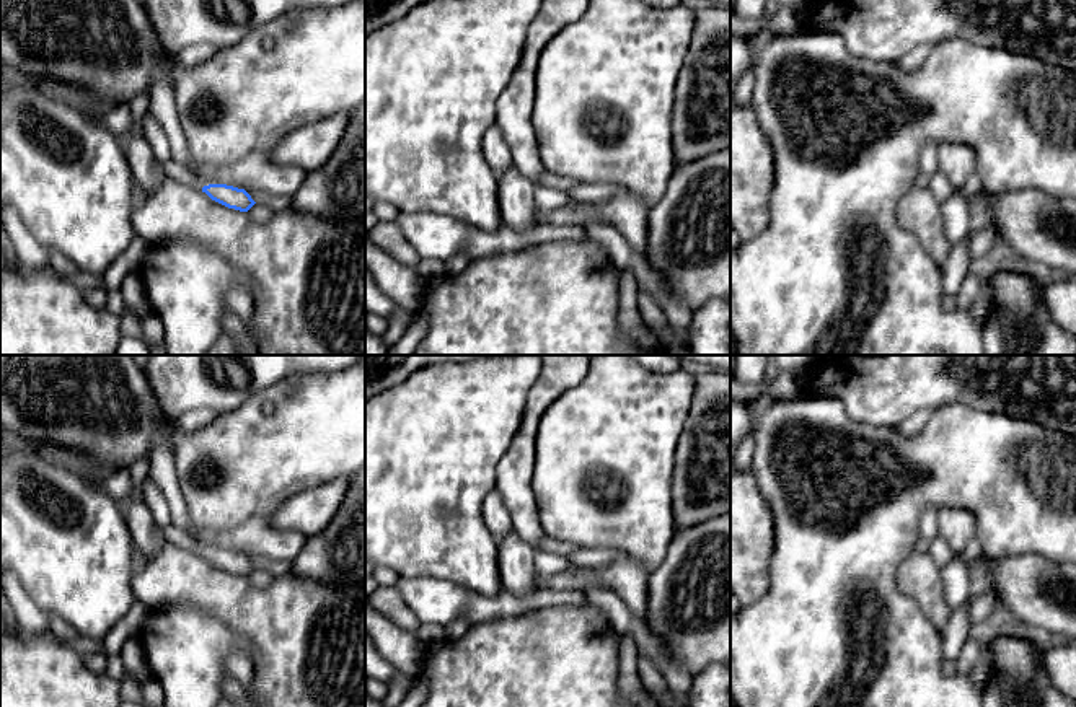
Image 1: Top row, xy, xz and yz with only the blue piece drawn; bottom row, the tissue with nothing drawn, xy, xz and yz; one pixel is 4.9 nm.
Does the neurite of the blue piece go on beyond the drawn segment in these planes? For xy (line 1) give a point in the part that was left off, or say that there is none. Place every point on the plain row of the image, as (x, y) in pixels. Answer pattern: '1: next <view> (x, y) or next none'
1: next xy (173, 535)

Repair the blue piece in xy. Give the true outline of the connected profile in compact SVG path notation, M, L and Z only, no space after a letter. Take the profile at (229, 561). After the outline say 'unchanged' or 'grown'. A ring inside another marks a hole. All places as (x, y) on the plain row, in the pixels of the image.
M173 523L161 526L166 542L181 549L192 551L205 557L212 565L240 577L248 577L256 567L245 554L227 549L214 549L207 544L197 544L191 534L181 531Z | grown

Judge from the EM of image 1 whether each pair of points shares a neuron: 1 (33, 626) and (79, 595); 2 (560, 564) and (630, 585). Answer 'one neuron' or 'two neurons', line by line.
1: two neurons
2: two neurons

